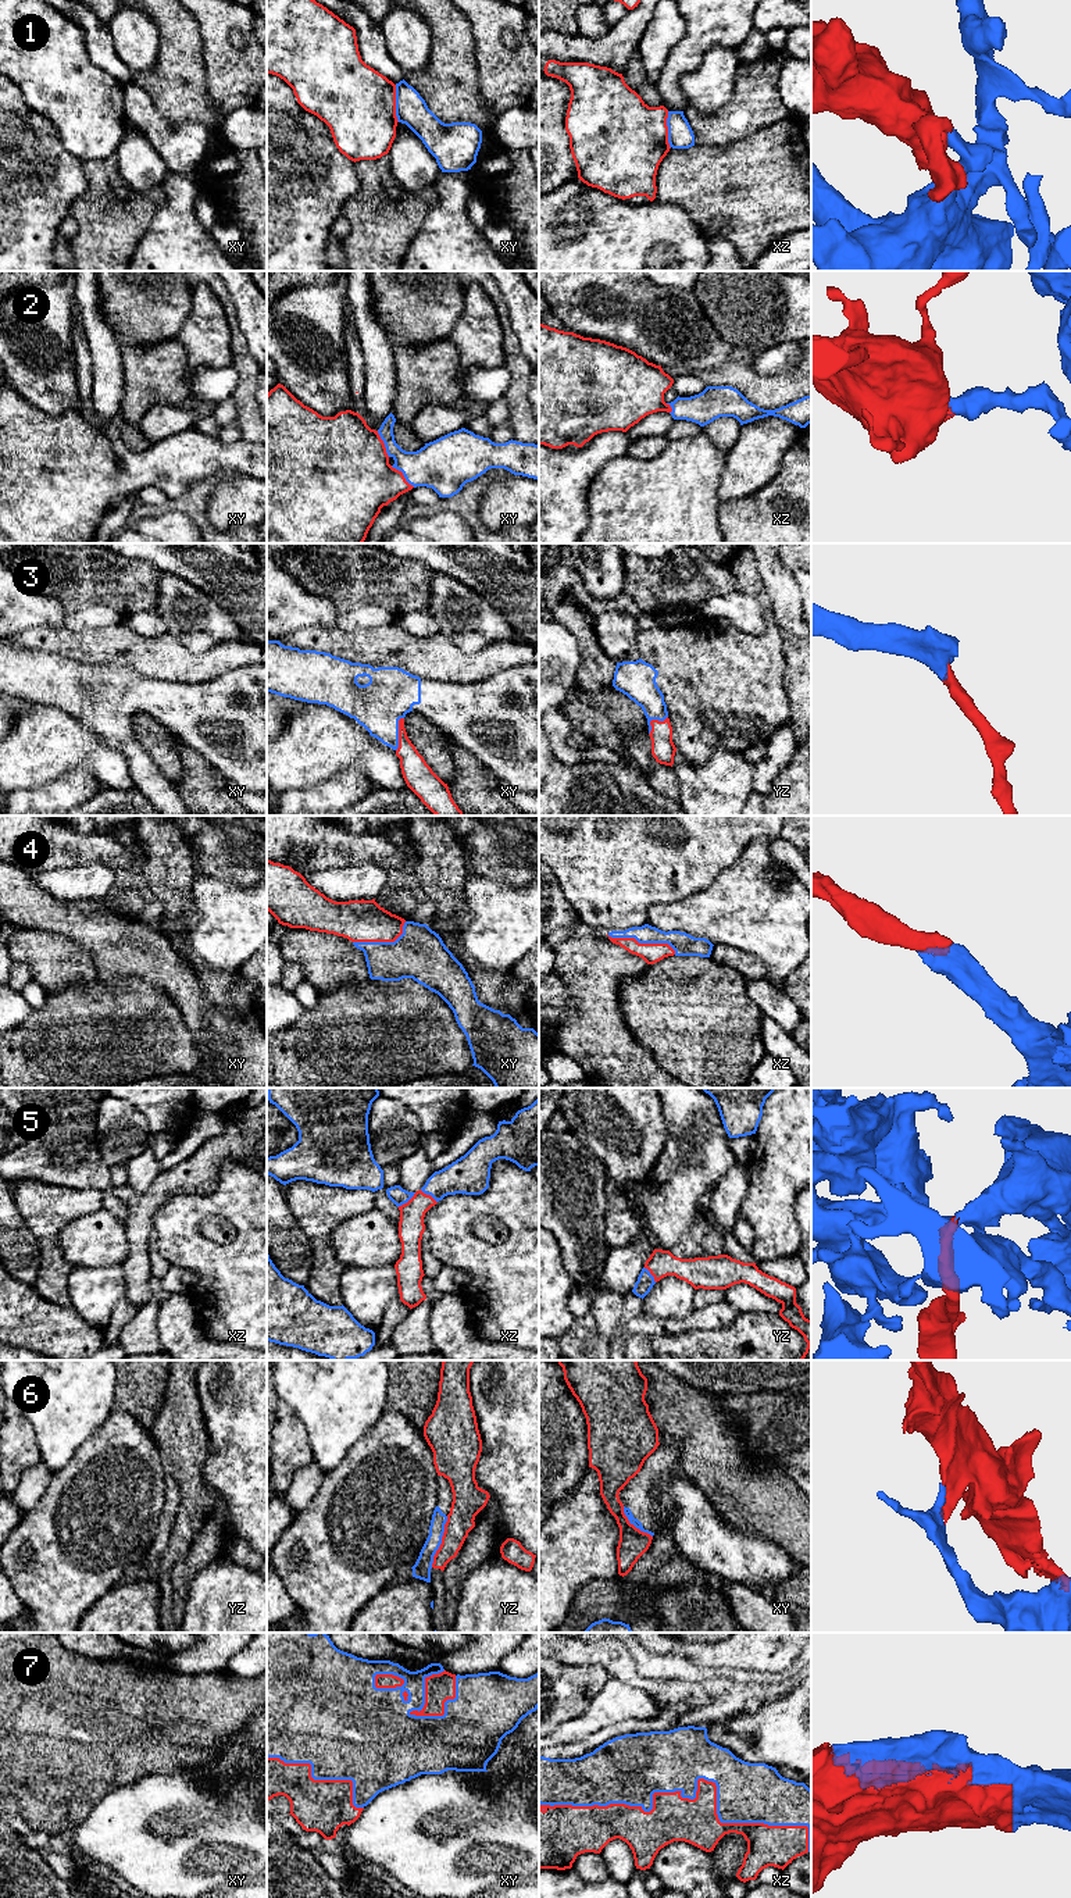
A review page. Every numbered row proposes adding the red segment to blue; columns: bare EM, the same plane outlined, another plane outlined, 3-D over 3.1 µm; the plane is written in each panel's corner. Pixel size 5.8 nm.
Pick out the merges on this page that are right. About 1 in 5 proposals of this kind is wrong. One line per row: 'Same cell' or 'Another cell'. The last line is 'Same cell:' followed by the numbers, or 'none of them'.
1: Another cell
2: Same cell
3: Same cell
4: Same cell
5: Same cell
6: Another cell
7: Same cell
Same cell: 2, 3, 4, 5, 7

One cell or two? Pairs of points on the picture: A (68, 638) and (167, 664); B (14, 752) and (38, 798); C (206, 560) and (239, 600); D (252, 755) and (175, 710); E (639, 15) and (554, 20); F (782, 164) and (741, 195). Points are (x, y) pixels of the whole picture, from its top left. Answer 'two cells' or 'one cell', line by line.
A: one cell
B: two cells
C: one cell
D: one cell
E: two cells
F: one cell

